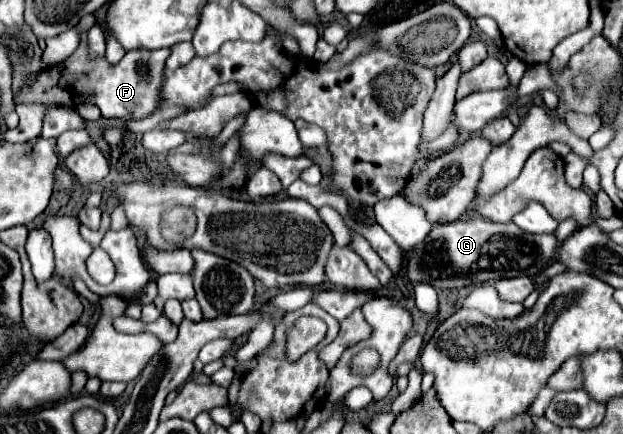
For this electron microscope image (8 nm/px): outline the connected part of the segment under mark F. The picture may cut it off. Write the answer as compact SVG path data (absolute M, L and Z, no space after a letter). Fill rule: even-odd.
M86 33L82 35L82 43L66 61L60 65L42 71L34 85L24 91L20 101L40 101L40 103L54 103L64 107L76 107L80 103L94 103L100 107L102 117L106 119L140 119L150 115L160 99L160 81L164 73L164 63L170 55L170 49L156 49L156 51L126 51L122 61L112 67L106 59L90 61L86 49ZM50 95L58 95L60 99L50 101Z

